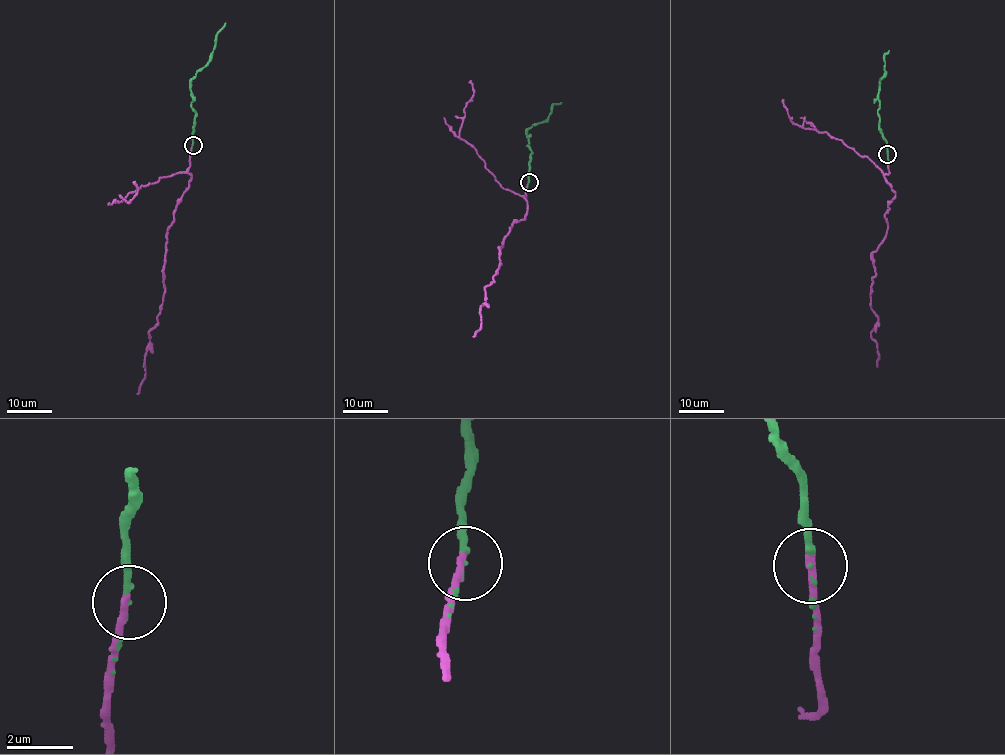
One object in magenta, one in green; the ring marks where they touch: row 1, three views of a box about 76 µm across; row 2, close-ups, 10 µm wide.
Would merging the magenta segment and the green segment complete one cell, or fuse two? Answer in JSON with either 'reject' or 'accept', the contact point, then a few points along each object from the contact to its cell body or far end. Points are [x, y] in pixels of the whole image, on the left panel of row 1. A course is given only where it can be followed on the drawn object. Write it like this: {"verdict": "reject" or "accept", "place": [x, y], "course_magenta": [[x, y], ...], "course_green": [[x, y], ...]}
{"verdict": "accept", "place": [193, 145], "course_magenta": [[192, 145], [187, 172], [191, 180], [167, 230], [162, 308], [157, 325], [149, 332], [145, 377], [138, 395]], "course_green": [[192, 145], [196, 111], [191, 102], [190, 80], [207, 63], [216, 34], [225, 23]]}

